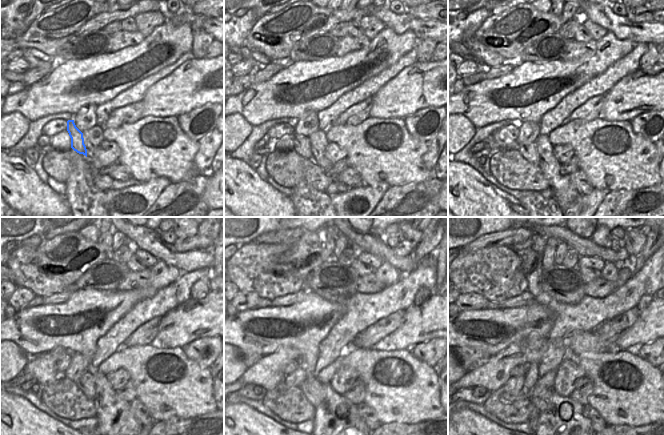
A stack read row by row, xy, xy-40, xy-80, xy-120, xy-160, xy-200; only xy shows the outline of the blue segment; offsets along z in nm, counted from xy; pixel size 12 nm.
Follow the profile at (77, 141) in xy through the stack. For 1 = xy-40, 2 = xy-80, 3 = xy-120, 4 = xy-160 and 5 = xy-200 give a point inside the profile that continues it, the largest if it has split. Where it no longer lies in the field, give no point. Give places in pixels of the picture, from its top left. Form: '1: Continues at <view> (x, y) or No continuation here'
1: Continues at xy-40 (303, 148)
2: Continues at xy-80 (529, 151)
3: Continues at xy-120 (86, 383)
4: Continues at xy-160 (314, 391)
5: Continues at xy-200 (540, 397)

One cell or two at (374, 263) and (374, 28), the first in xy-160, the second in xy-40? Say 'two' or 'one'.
one

